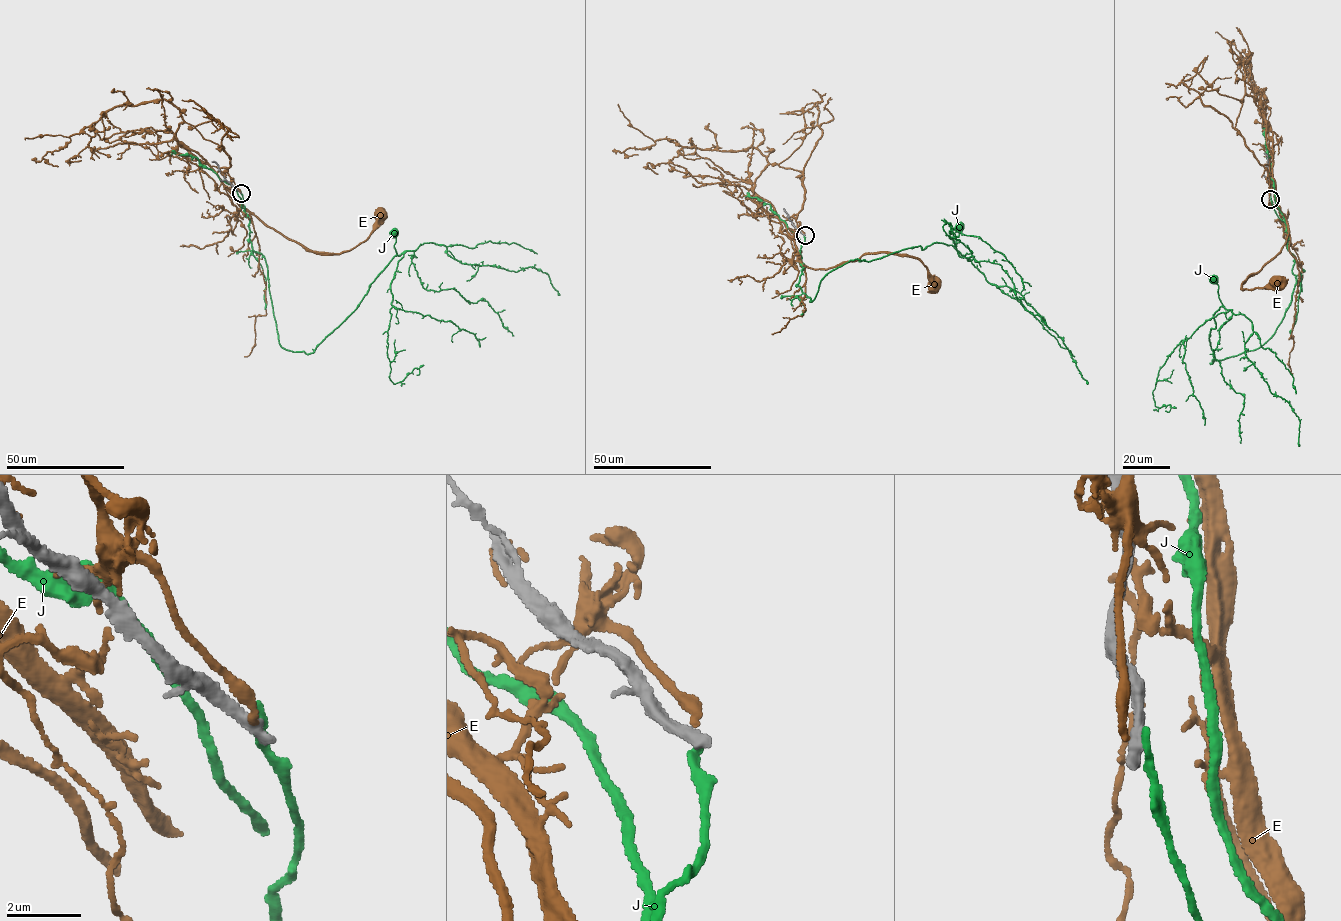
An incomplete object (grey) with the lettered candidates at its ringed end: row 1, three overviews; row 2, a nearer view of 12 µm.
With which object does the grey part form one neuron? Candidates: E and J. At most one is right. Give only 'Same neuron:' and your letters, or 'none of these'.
Same neuron: none of these

